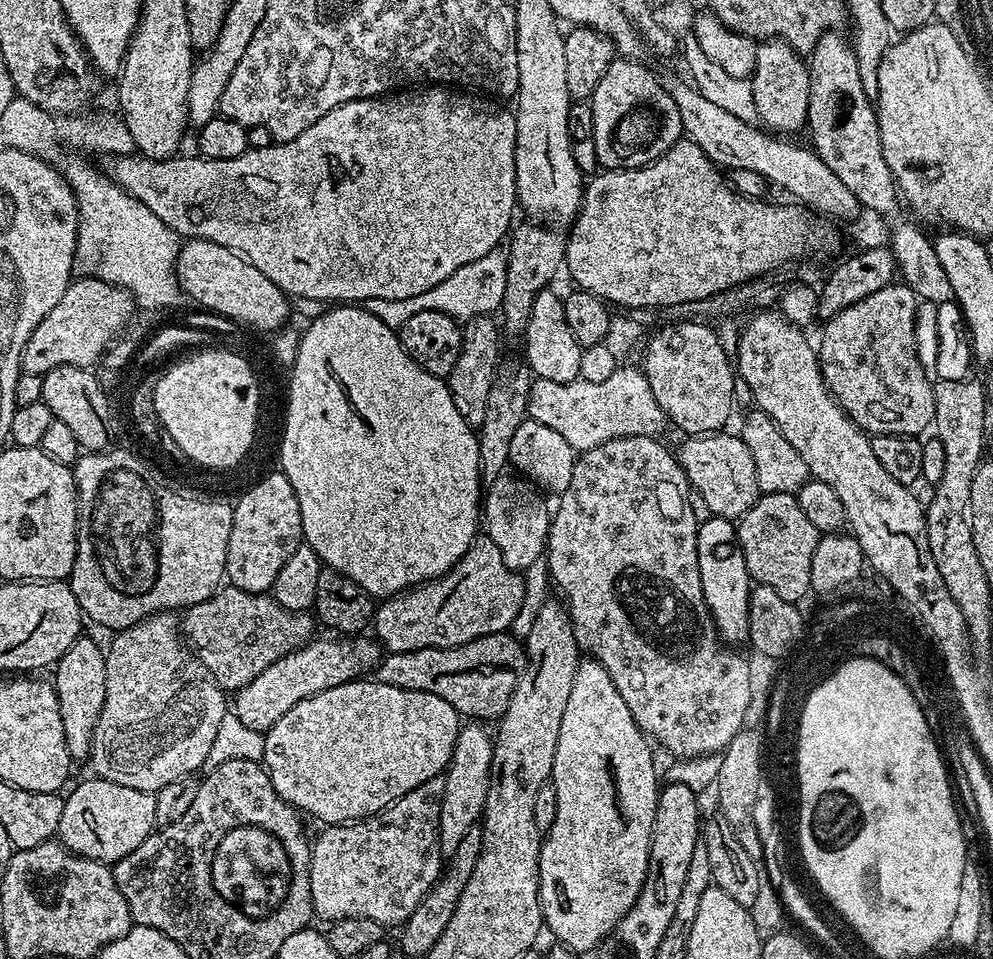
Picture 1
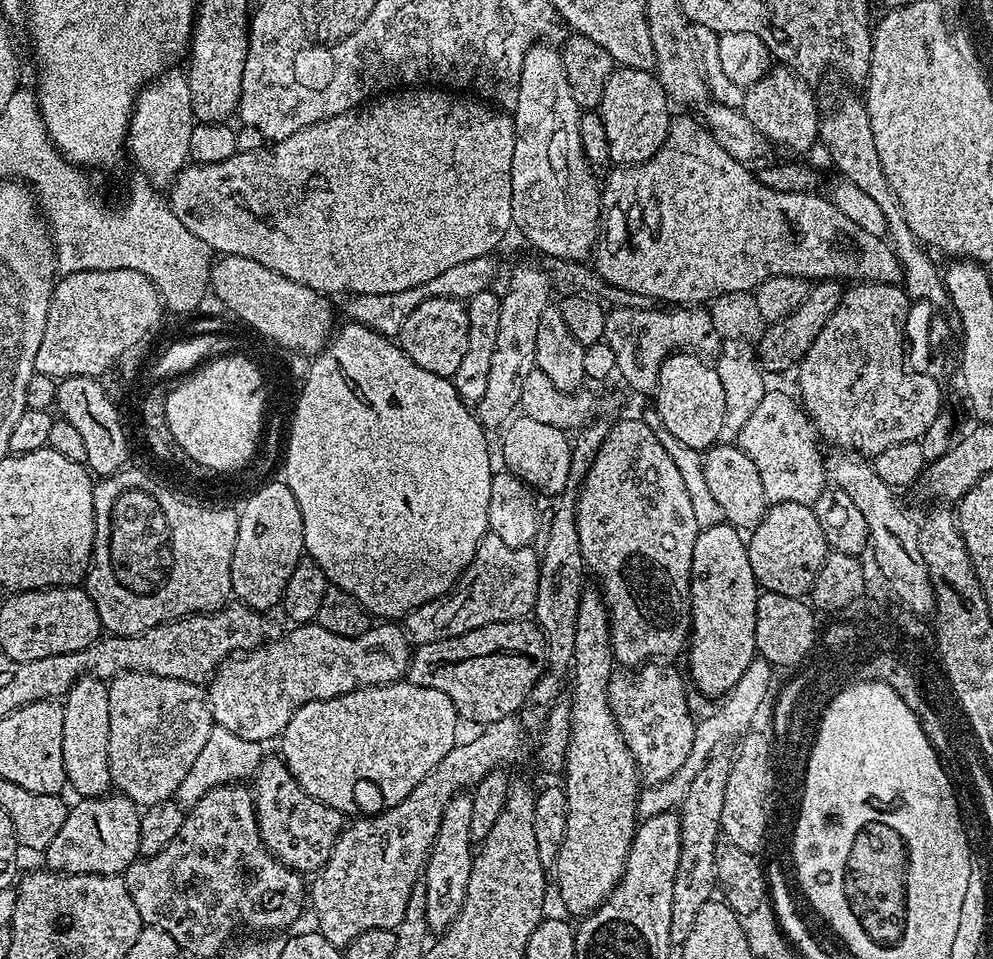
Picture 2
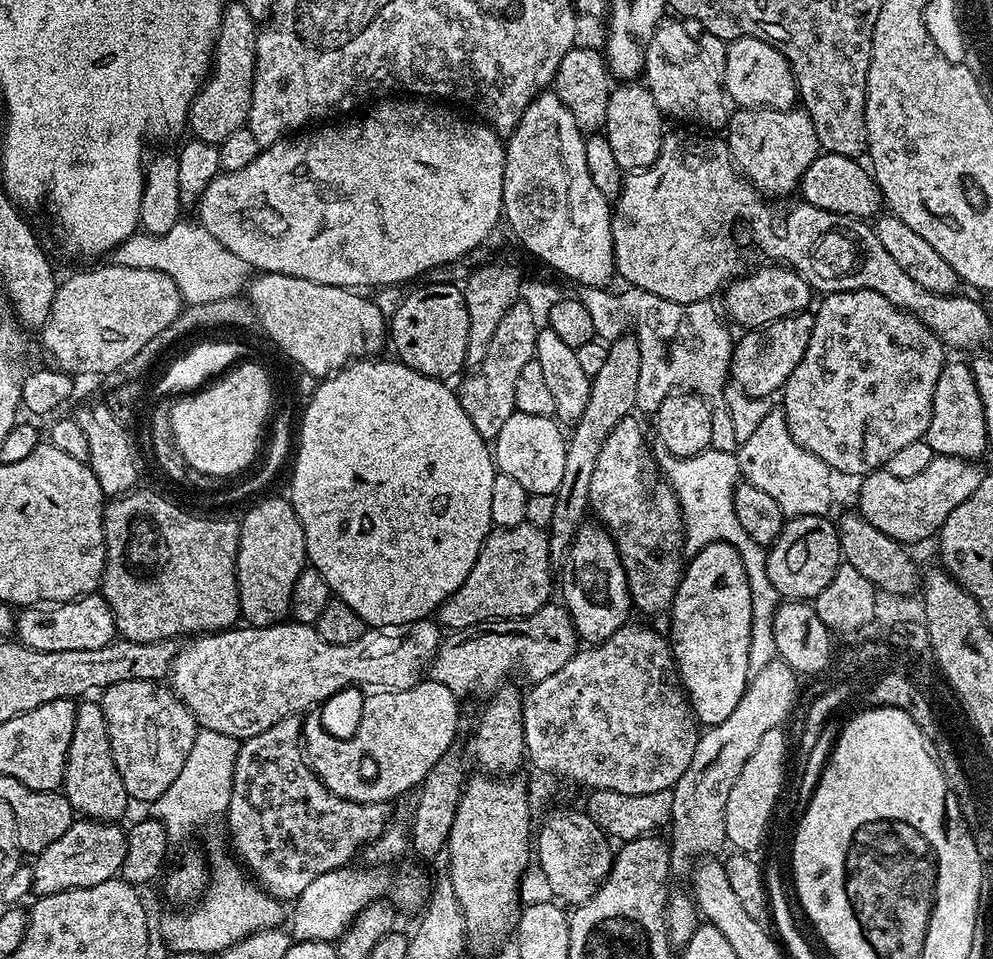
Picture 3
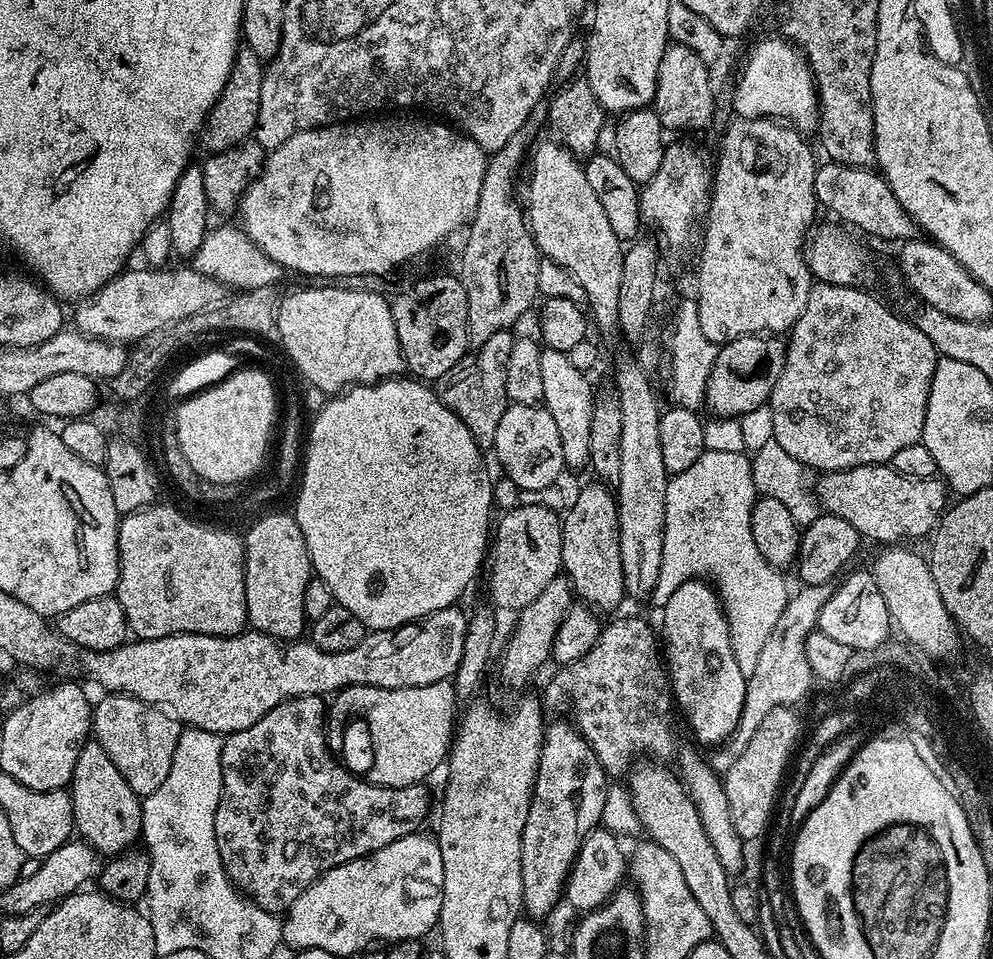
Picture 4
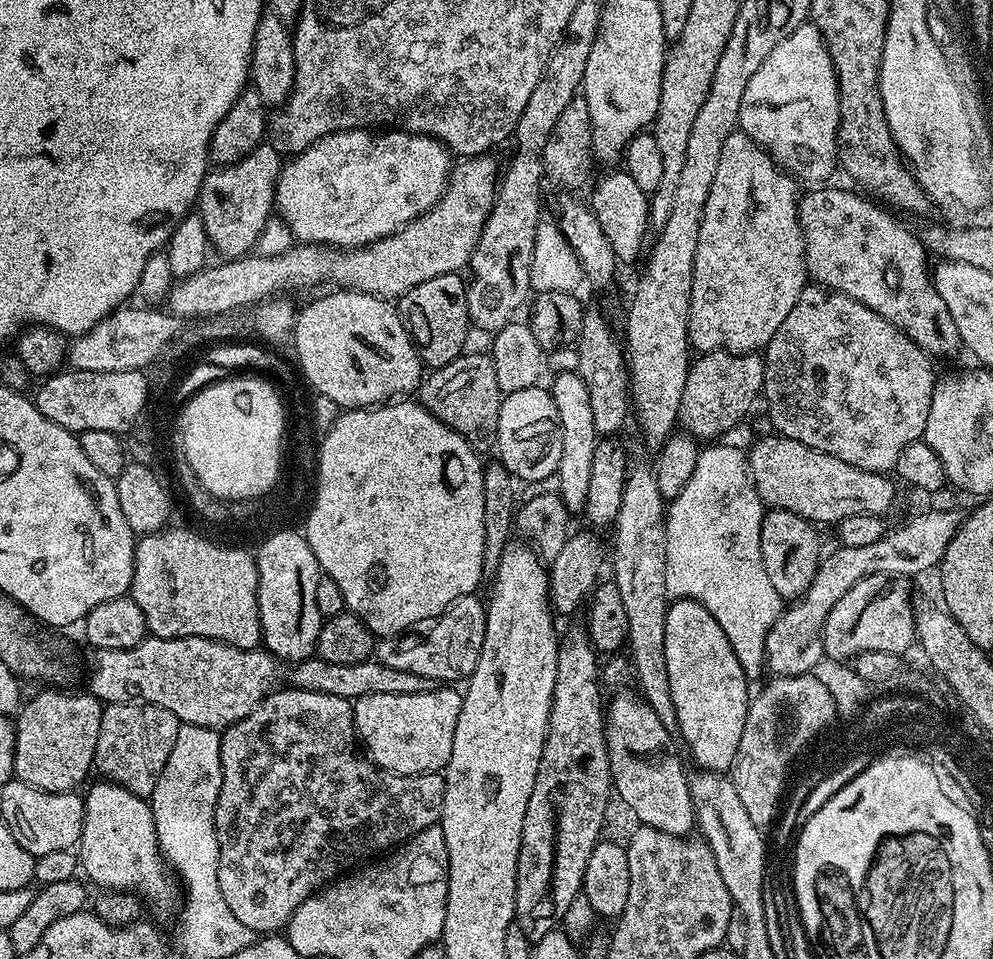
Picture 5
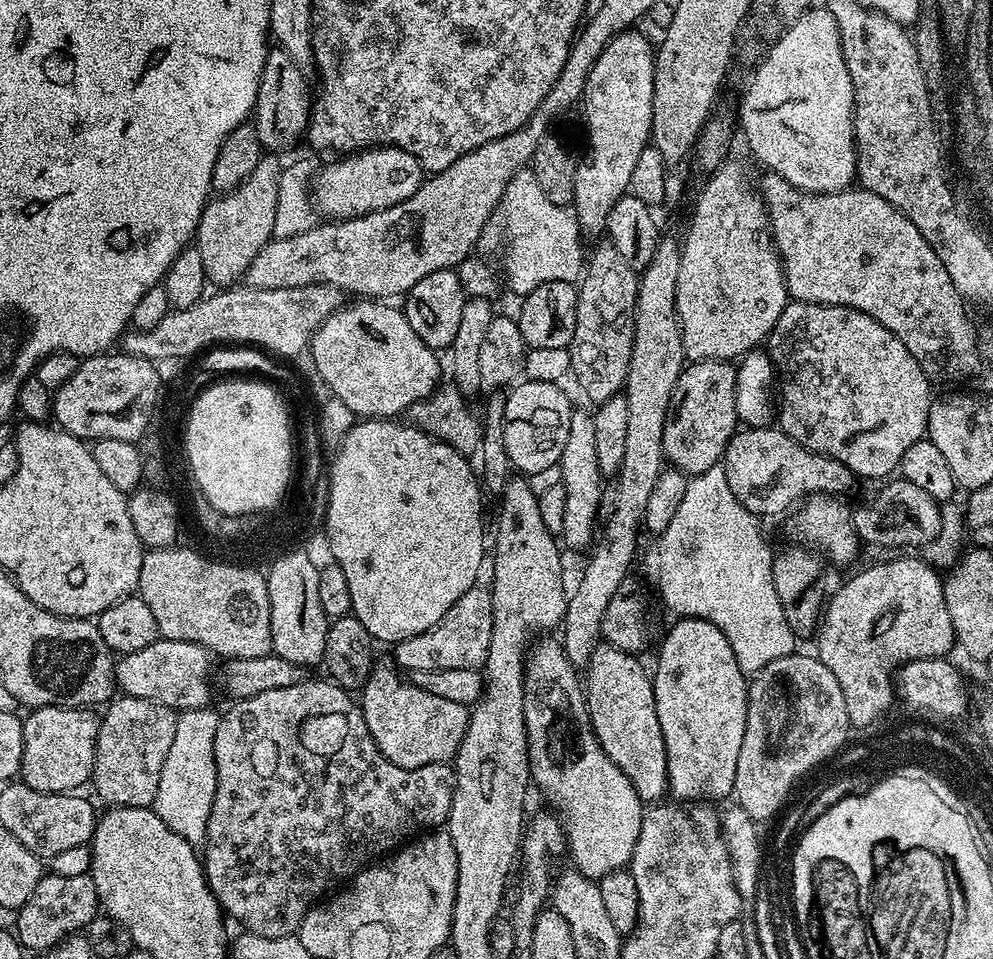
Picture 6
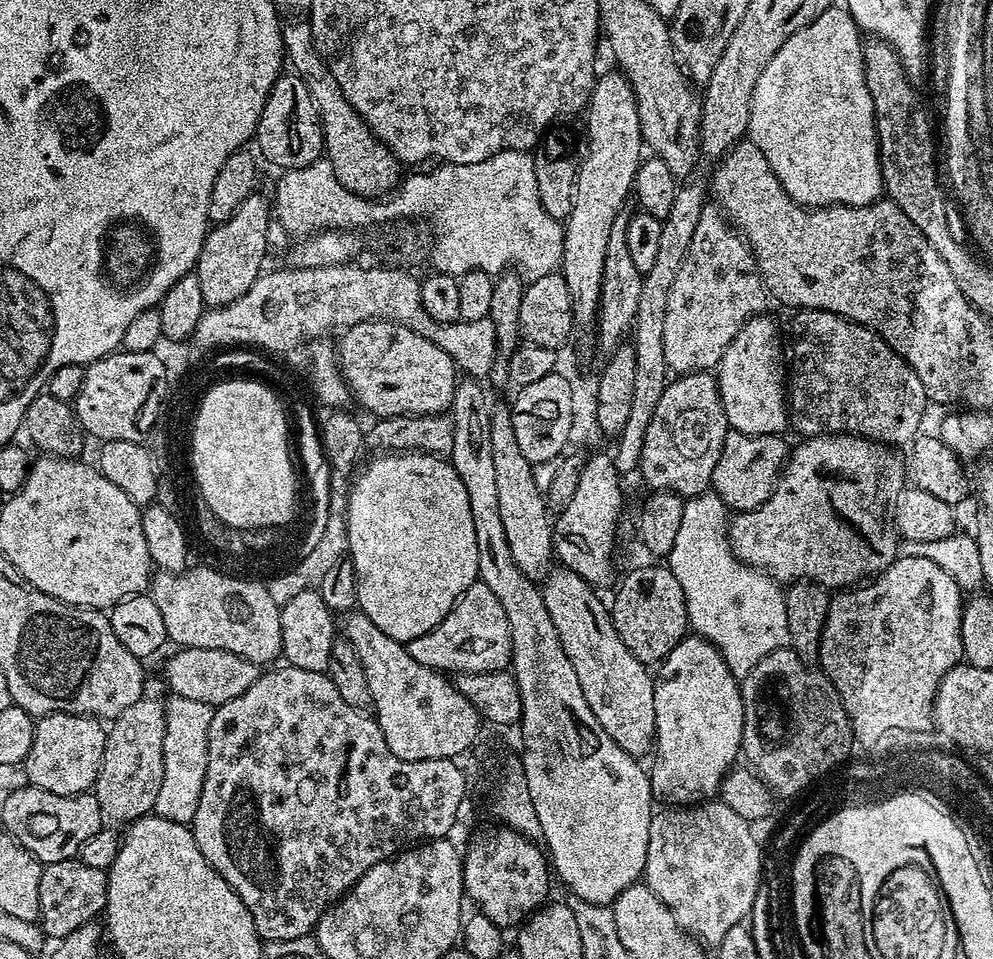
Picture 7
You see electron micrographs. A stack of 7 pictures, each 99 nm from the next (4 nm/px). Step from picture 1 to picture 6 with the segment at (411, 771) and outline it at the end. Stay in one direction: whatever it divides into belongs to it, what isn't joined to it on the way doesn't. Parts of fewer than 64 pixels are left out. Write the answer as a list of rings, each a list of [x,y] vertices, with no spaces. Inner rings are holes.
[[[373,667],[372,677],[368,679],[363,693],[366,726],[378,750],[387,760],[394,762],[394,766],[403,768],[451,761],[466,734],[469,709],[458,702],[437,698],[430,694],[430,690],[414,686],[411,679],[404,677],[403,680],[399,676],[401,673],[395,667],[392,668]]]

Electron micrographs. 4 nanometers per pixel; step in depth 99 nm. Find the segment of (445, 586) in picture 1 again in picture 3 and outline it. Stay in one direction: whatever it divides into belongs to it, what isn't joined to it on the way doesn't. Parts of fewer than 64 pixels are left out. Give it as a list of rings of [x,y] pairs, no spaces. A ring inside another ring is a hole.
[[[525,522],[523,524],[519,524],[518,526],[514,526],[513,528],[493,527],[492,531],[488,533],[487,538],[484,539],[482,550],[474,562],[474,570],[470,570],[470,574],[466,574],[466,582],[462,582],[462,586],[458,586],[458,590],[451,596],[451,598],[445,600],[444,603],[440,605],[438,609],[439,623],[443,625],[445,629],[455,630],[457,628],[465,628],[466,626],[481,624],[482,622],[486,622],[487,620],[493,618],[514,620],[534,614],[542,605],[549,603],[551,596],[548,595],[550,595],[551,592],[554,592],[554,572],[552,576],[552,567],[554,567],[554,561],[552,555],[550,554],[550,550],[548,549],[548,533],[543,527],[535,528],[535,526],[532,525],[532,522]]]

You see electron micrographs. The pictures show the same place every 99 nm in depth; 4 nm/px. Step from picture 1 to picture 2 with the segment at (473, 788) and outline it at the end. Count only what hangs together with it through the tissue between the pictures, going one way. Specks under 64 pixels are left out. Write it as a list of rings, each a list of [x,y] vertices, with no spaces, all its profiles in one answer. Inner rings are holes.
[[[468,794],[455,795],[444,806],[438,834],[428,850],[428,862],[422,873],[422,882],[426,886],[426,922],[429,929],[450,927],[466,902],[466,886],[470,882],[474,855],[470,838],[470,813],[473,810],[472,797]]]

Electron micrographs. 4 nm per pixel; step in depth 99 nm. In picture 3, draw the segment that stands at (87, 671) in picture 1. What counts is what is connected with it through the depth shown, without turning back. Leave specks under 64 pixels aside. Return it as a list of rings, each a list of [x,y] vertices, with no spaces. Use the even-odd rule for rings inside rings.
[[[88,698],[77,703],[74,738],[70,738],[62,791],[70,802],[73,813],[89,820],[123,821],[124,811],[127,810],[128,804],[130,805],[126,786],[122,786],[122,774],[118,774],[118,766],[114,766],[106,714],[95,699]]]

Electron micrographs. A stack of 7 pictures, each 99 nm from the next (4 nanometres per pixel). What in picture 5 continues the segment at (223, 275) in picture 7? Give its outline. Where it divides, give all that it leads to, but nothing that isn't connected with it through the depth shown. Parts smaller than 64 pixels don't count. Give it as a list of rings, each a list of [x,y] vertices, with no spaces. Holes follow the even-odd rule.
[[[267,142],[260,144],[246,158],[233,164],[216,166],[205,176],[200,187],[198,215],[202,218],[204,229],[208,235],[209,245],[221,252],[224,258],[239,258],[249,255],[257,247],[257,240],[263,232],[269,217],[273,215],[276,202],[276,183],[280,177],[282,157],[274,146]]]

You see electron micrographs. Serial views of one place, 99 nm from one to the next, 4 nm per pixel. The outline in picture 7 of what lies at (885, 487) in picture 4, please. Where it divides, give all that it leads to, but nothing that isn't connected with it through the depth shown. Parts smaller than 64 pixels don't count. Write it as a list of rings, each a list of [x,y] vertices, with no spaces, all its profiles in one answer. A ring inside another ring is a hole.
[[[729,430],[726,442],[722,442],[722,454],[718,454],[718,466],[714,466],[711,487],[725,508],[733,513],[749,512],[770,498],[790,451],[789,445],[784,445],[784,439],[783,435],[751,436]]]

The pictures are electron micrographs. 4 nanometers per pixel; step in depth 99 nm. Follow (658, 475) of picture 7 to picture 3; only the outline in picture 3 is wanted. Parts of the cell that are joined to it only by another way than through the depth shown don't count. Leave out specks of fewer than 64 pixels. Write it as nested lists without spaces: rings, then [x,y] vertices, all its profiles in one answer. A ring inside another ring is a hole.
[[[811,311],[796,312],[786,318],[778,318],[774,322],[762,325],[743,333],[744,337],[737,339],[732,346],[731,383],[740,387],[746,395],[775,397],[783,389],[784,383],[794,374],[794,366],[802,362],[802,354],[806,354],[806,346],[810,344],[810,330],[814,326],[814,315]]]

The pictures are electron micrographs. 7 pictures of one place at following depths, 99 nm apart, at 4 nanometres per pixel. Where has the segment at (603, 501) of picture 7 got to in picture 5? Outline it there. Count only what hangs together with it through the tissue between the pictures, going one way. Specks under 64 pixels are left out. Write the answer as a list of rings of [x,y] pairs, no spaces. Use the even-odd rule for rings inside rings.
[[[558,372],[551,377],[550,391],[562,424],[562,456],[555,472],[558,495],[563,498],[569,513],[583,513],[586,496],[590,491],[590,470],[593,469],[594,450],[598,443],[594,413],[590,410],[590,390],[582,382],[580,373]]]

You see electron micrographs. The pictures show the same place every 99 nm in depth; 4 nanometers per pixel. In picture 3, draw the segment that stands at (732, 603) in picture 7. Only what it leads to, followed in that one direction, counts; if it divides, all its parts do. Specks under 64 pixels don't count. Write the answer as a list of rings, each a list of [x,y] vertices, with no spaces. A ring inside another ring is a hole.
[[[711,447],[693,456],[672,456],[665,451],[661,451],[659,455],[659,471],[662,476],[664,471],[663,479],[670,485],[680,503],[680,517],[684,523],[683,551],[695,554],[714,542],[726,542],[734,546],[734,550],[738,550],[742,558],[742,566],[746,570],[752,599],[748,671],[752,674],[760,672],[769,662],[777,659],[774,646],[774,614],[776,607],[782,603],[782,598],[778,590],[774,590],[774,582],[770,582],[770,574],[766,574],[768,554],[765,545],[754,542],[754,538],[750,538],[750,534],[742,530],[742,522],[738,522],[738,514],[734,514],[734,490],[741,479],[737,453],[714,450]]]

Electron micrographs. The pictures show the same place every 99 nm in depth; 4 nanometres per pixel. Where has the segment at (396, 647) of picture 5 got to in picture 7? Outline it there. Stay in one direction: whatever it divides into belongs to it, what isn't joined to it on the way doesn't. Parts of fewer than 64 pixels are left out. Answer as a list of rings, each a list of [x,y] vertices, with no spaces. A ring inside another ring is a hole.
[[[472,584],[460,595],[456,605],[438,622],[432,632],[406,644],[410,658],[427,668],[445,674],[457,672],[503,672],[512,663],[512,635],[502,602],[494,598],[490,586]]]

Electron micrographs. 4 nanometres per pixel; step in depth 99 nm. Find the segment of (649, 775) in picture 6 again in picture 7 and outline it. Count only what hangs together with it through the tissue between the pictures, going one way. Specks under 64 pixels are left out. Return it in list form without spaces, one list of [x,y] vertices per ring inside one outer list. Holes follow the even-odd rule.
[[[556,566],[543,577],[542,591],[546,610],[550,610],[550,622],[554,622],[554,630],[558,630],[562,650],[566,650],[566,658],[570,658],[570,663],[574,665],[574,674],[578,674],[586,706],[594,710],[594,718],[598,718],[602,730],[606,730],[606,734],[610,734],[610,738],[614,738],[614,742],[618,742],[626,754],[635,758],[647,757],[653,751],[656,738],[653,673],[641,660],[634,658],[630,650],[626,650],[626,642],[622,642],[622,638],[618,638],[618,630],[614,630],[609,605],[596,597],[597,589],[593,585],[568,568]]]

